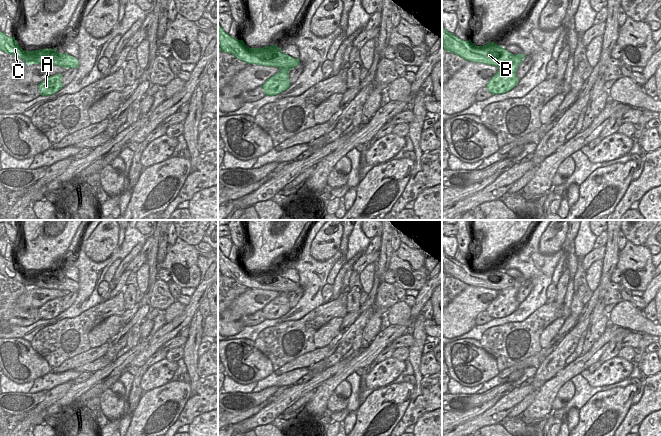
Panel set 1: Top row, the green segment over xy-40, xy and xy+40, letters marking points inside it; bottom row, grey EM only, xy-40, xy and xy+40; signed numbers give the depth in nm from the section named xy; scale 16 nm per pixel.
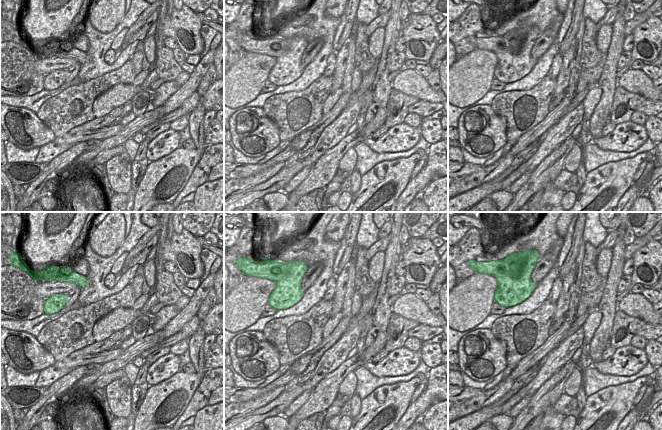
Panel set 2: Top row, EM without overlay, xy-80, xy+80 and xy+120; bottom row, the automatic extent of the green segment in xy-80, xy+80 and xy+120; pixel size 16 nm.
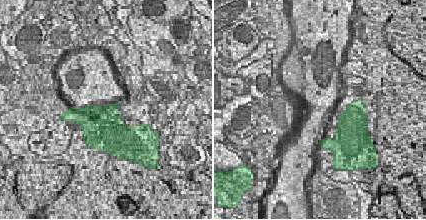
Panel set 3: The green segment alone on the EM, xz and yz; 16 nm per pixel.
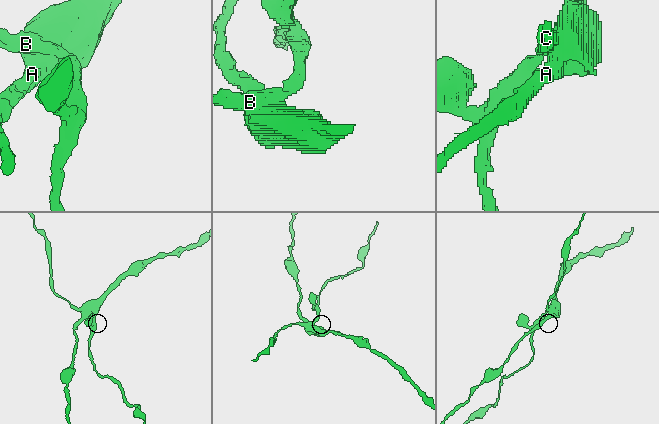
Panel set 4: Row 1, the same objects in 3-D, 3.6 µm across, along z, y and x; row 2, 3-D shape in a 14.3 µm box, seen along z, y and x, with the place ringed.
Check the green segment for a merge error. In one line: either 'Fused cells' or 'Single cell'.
Fused cells

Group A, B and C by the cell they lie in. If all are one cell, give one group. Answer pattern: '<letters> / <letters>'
A / B C

